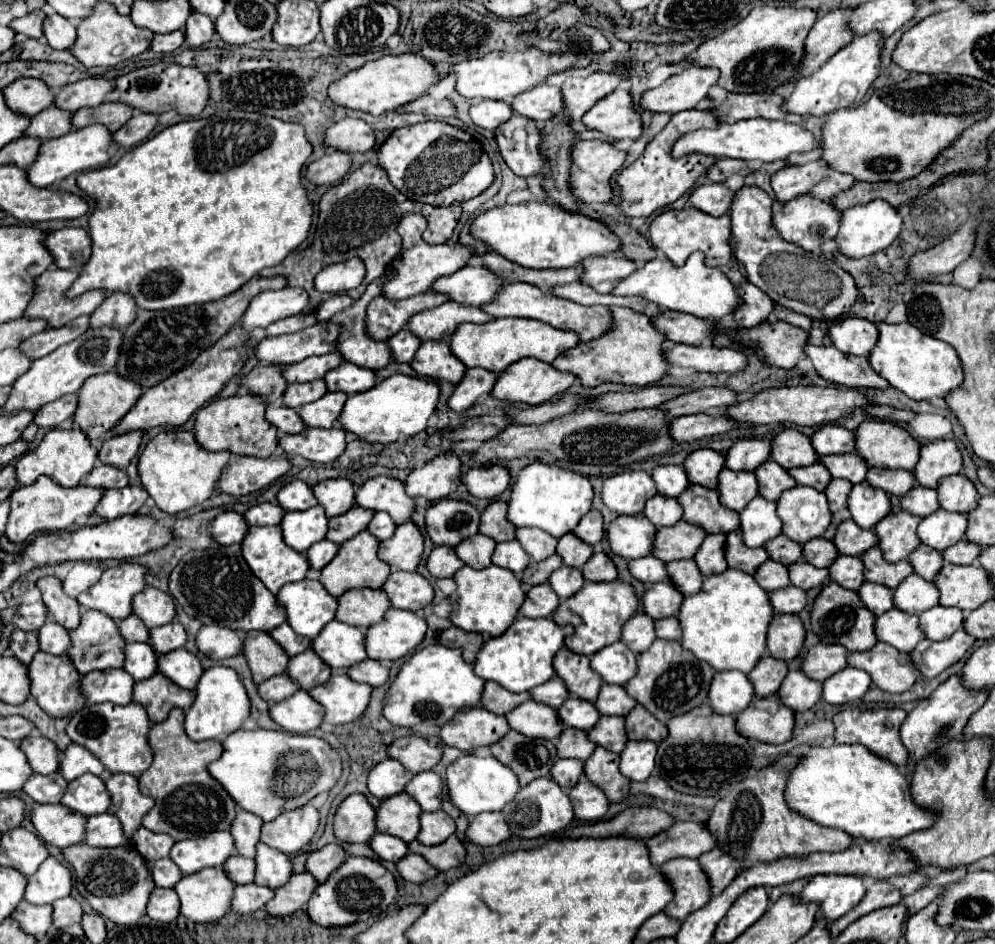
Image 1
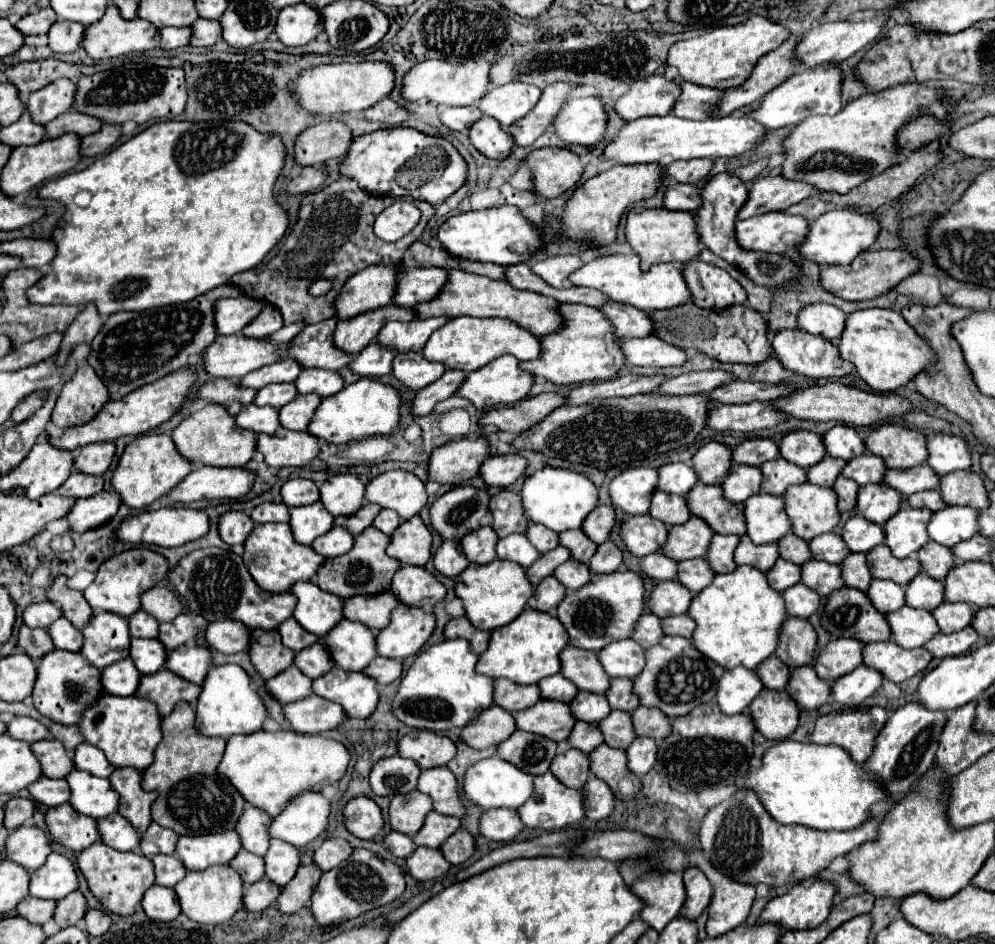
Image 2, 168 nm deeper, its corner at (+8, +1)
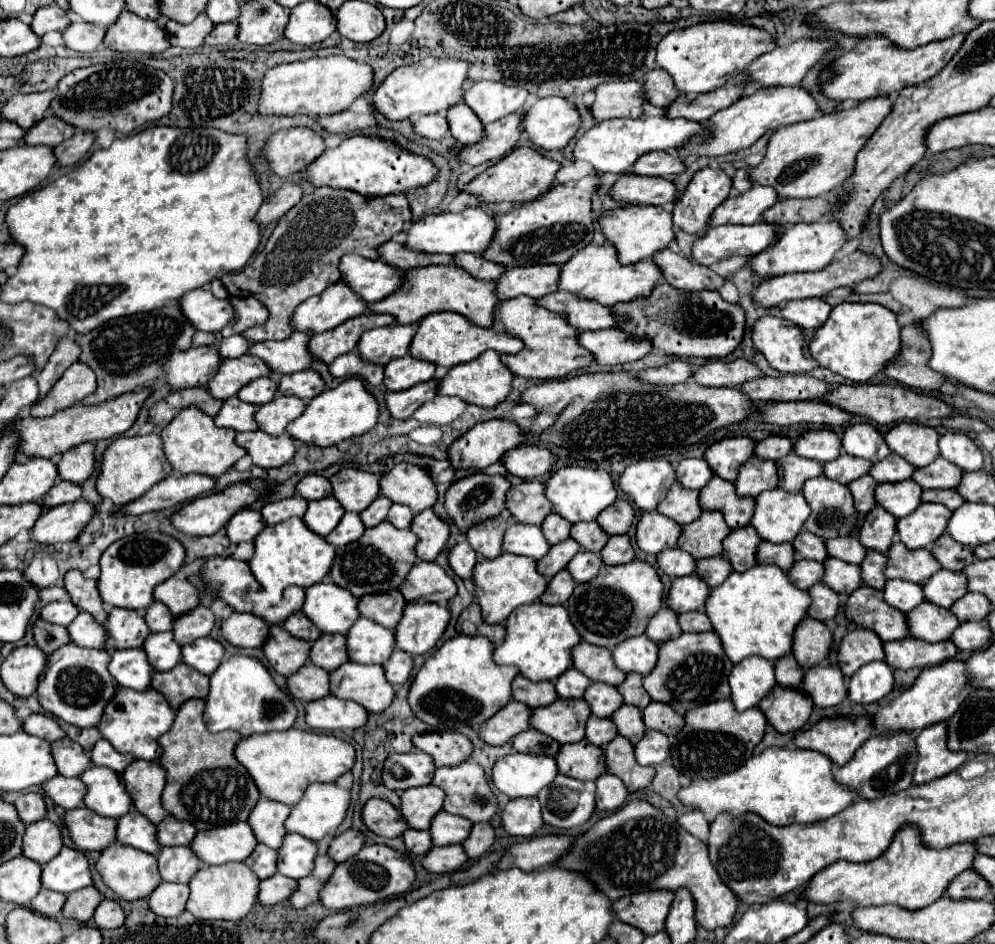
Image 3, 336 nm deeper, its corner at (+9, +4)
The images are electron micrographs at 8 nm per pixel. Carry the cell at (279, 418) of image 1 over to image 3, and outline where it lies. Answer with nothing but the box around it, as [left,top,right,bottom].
[214,396,258,432]

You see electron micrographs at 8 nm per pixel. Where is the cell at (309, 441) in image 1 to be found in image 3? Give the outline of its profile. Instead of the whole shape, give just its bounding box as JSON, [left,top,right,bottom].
[236,432,296,468]

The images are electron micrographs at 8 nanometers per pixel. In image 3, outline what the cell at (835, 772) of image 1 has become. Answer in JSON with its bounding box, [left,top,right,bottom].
[678,748,858,826]

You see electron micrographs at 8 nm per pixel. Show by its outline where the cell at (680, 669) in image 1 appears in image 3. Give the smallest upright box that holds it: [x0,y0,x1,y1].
[644,632,732,712]

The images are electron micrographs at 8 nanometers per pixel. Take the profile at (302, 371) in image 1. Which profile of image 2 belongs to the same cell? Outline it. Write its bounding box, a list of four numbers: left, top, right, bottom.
[241,359,303,389]

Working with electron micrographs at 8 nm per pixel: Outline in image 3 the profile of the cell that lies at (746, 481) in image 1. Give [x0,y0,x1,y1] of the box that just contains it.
[736,456,778,498]

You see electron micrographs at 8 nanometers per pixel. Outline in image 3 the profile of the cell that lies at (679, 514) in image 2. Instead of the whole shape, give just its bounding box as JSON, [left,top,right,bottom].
[658,484,702,524]

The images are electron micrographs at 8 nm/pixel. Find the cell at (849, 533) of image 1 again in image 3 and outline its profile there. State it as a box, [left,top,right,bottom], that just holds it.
[860,506,896,552]

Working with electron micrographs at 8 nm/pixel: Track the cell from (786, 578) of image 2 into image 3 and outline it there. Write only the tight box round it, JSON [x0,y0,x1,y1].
[788,560,824,590]

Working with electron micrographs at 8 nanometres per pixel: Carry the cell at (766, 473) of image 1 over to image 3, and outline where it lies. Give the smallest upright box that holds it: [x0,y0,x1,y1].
[776,452,822,492]

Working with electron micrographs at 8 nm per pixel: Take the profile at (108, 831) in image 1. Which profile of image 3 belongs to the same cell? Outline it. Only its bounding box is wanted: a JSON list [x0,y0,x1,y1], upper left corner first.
[116,810,160,856]

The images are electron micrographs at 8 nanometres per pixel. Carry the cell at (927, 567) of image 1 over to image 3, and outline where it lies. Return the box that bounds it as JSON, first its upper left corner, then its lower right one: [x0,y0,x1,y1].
[932,534,974,572]

